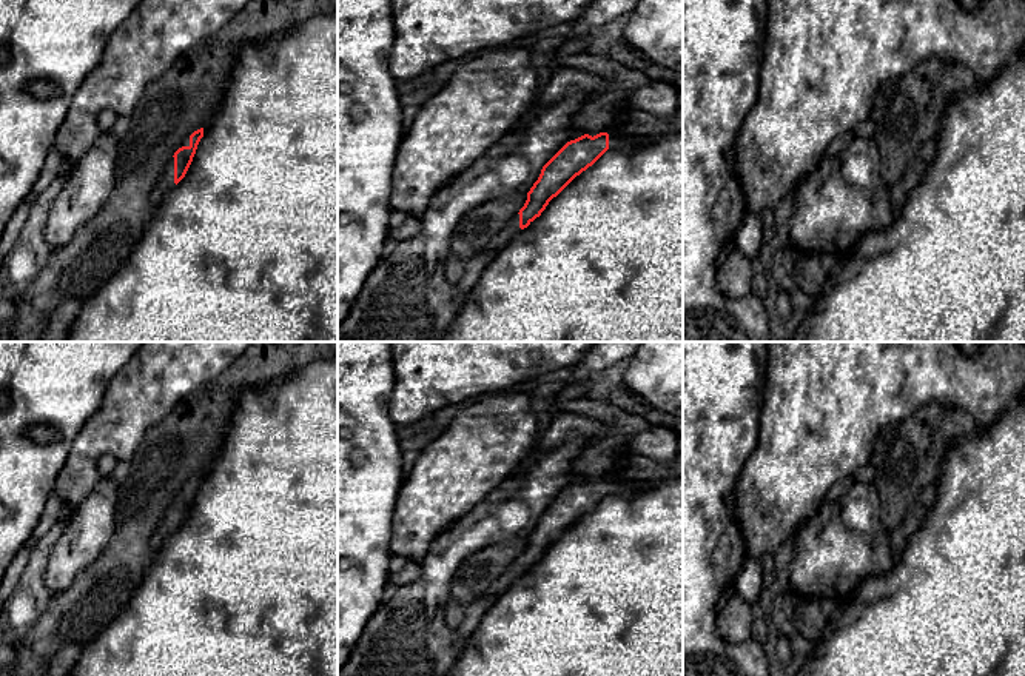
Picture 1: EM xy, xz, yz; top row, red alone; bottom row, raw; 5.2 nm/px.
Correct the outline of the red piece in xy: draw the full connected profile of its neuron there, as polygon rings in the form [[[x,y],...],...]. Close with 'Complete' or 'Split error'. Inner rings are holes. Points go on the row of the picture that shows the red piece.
[[[203,128],[194,131],[182,140],[179,149],[165,165],[154,189],[150,194],[151,208],[157,208],[166,194],[185,177],[202,137]]]. Split error

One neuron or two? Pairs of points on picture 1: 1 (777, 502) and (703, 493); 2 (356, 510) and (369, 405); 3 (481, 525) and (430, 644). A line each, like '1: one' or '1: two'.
1: two
2: one
3: one

